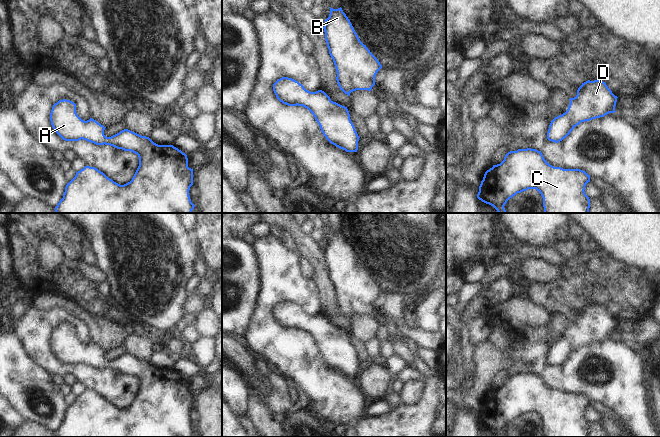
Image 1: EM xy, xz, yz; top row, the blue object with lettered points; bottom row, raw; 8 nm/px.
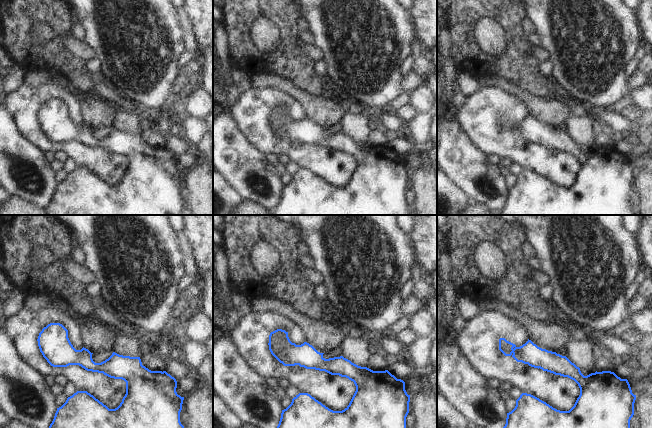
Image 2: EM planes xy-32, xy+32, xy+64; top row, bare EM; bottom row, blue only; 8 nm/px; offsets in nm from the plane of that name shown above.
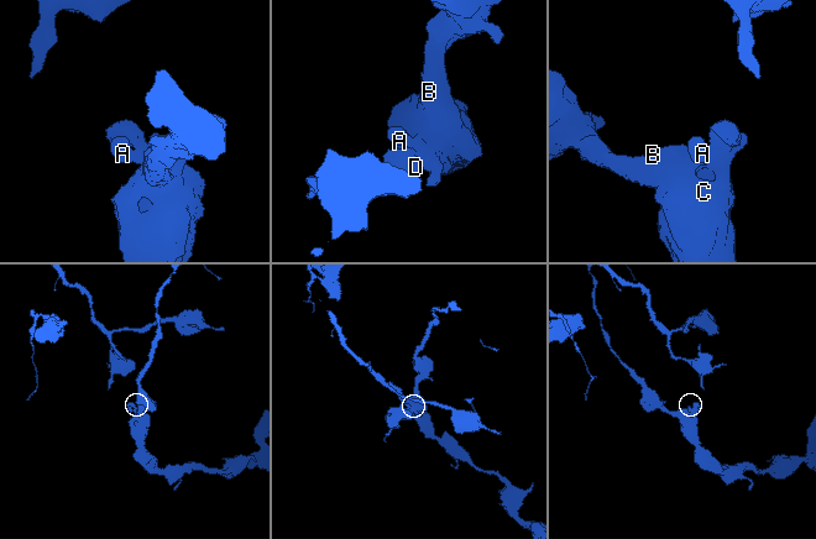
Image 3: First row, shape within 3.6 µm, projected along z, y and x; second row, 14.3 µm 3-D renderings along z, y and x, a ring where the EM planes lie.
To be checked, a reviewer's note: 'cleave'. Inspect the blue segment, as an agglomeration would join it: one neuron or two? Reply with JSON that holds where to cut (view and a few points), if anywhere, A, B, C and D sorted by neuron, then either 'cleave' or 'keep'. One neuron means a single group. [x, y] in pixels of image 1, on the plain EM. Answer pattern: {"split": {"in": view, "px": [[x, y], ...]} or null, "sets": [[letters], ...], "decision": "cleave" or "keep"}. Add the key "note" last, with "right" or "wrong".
{"split": null, "sets": [["A", "B", "C", "D"]], "decision": "keep", "note": "wrong"}

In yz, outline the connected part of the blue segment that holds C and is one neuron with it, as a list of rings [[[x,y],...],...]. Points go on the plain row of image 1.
[[[531,372],[518,373],[508,376],[500,388],[493,389],[485,396],[477,422],[493,430],[498,437],[507,437],[504,430],[510,422],[528,413],[536,413],[543,422],[544,437],[589,437],[590,423],[584,415],[588,406],[590,399],[583,394],[554,391],[544,383],[541,375]]]

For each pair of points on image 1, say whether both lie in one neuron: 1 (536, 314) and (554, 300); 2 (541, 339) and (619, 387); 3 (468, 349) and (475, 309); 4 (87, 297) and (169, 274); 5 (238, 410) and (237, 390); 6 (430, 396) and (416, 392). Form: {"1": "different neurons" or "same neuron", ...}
{"1": "different neurons", "2": "same neuron", "3": "same neuron", "4": "different neurons", "5": "same neuron", "6": "different neurons"}

